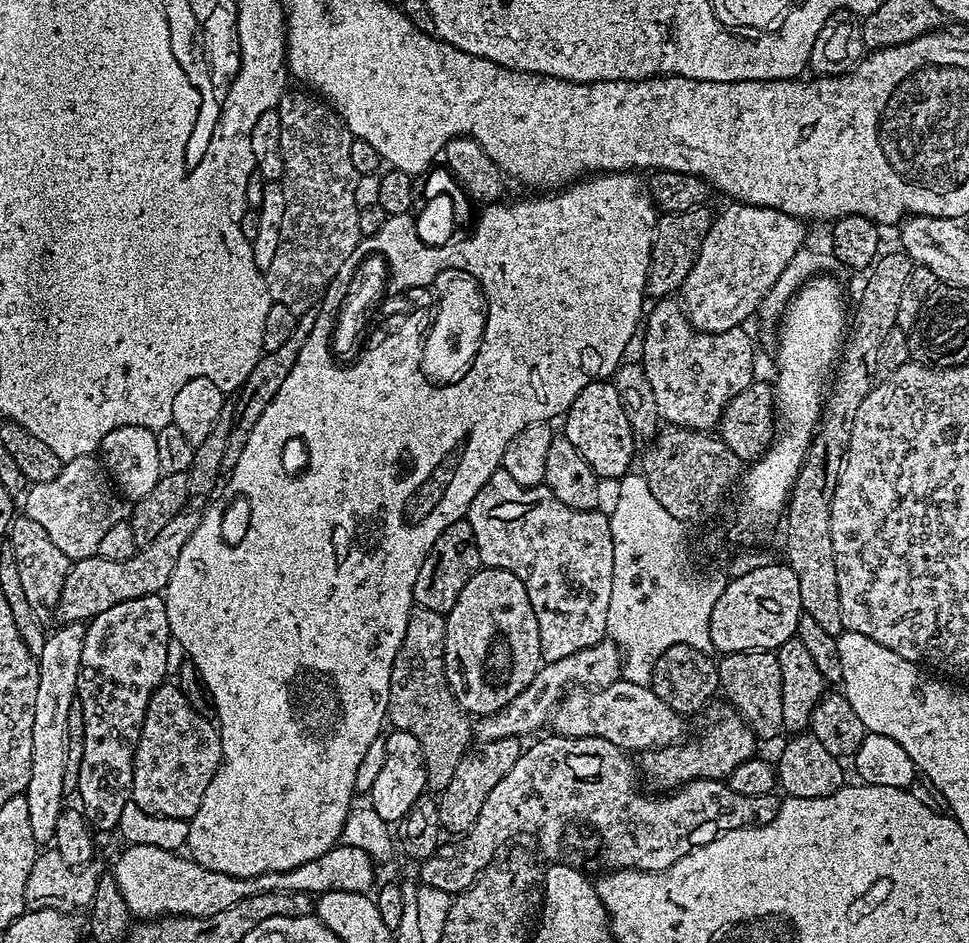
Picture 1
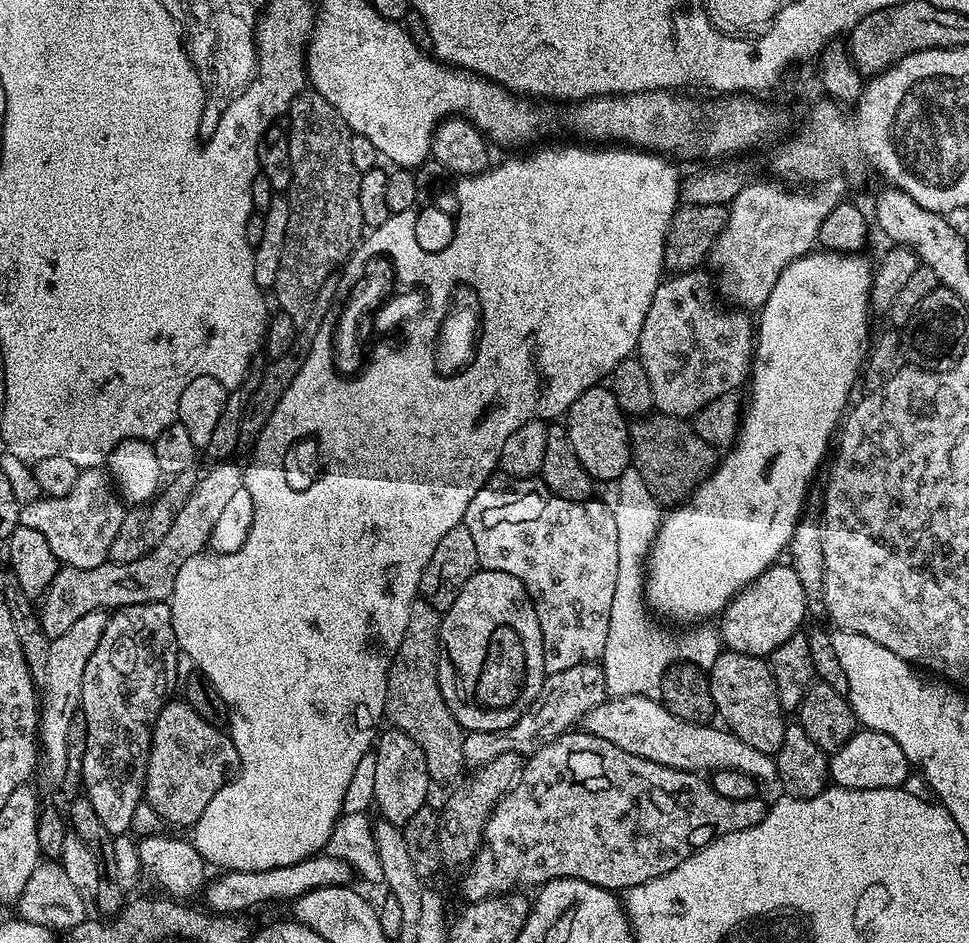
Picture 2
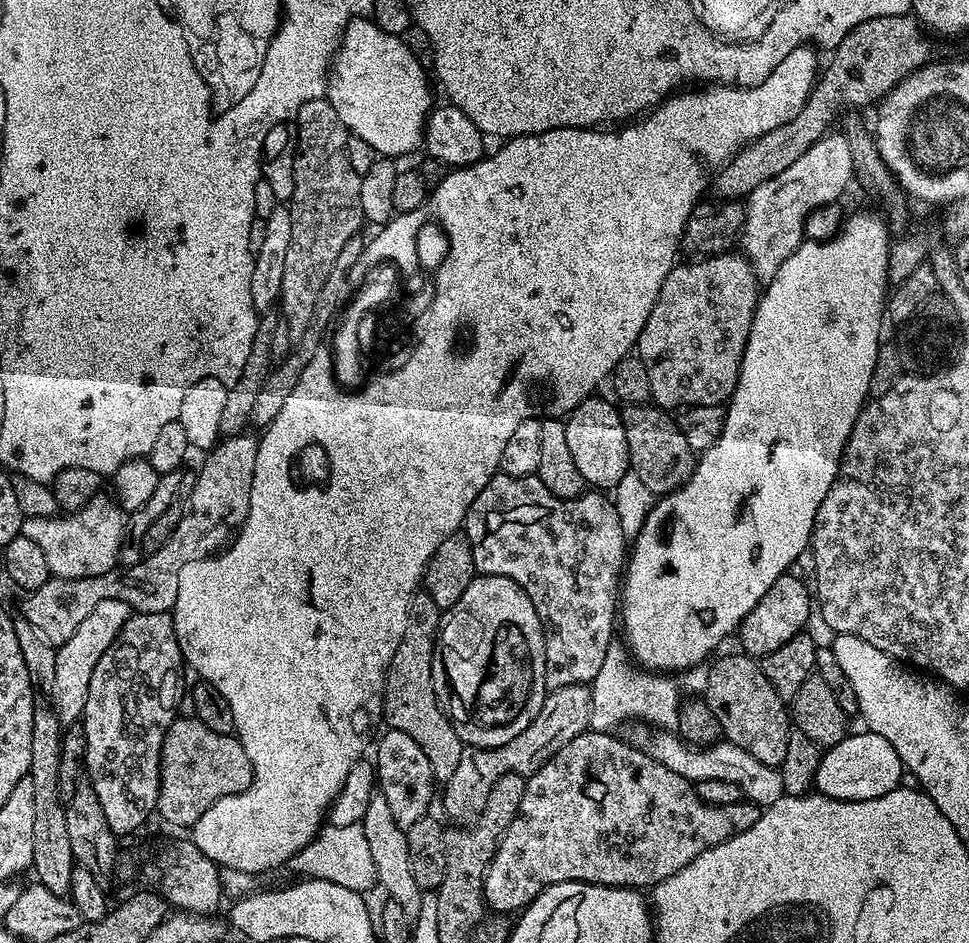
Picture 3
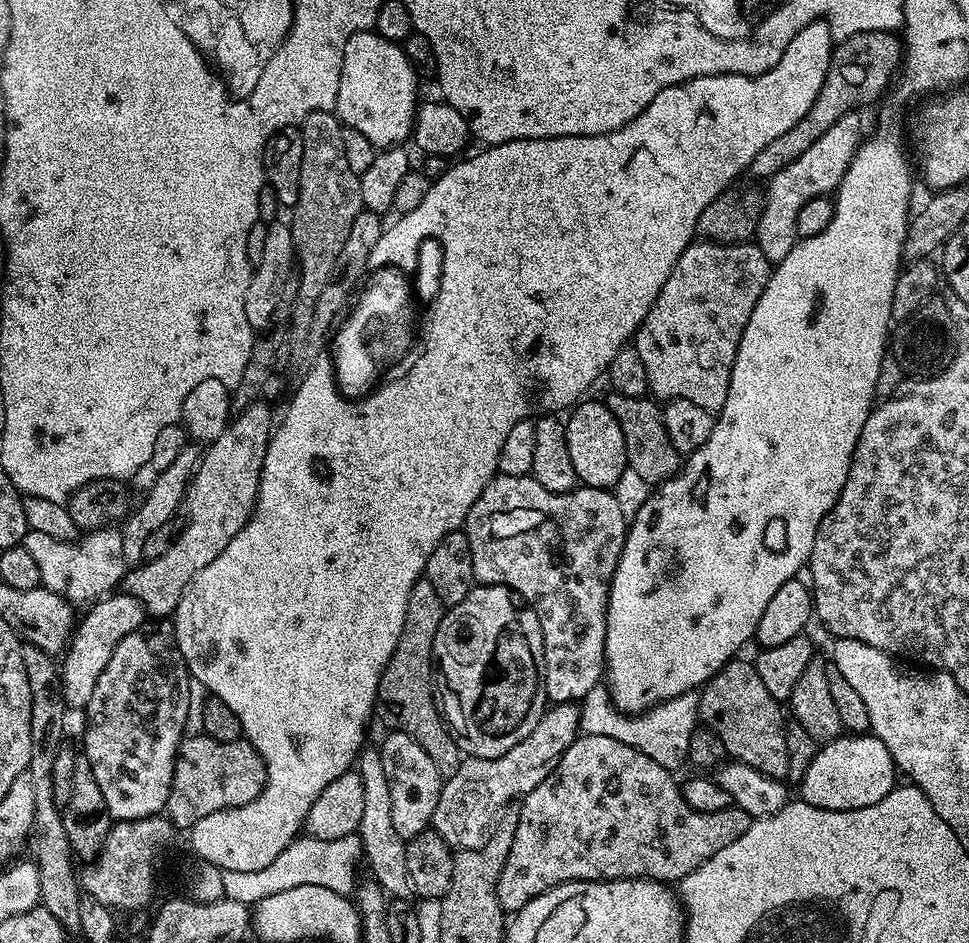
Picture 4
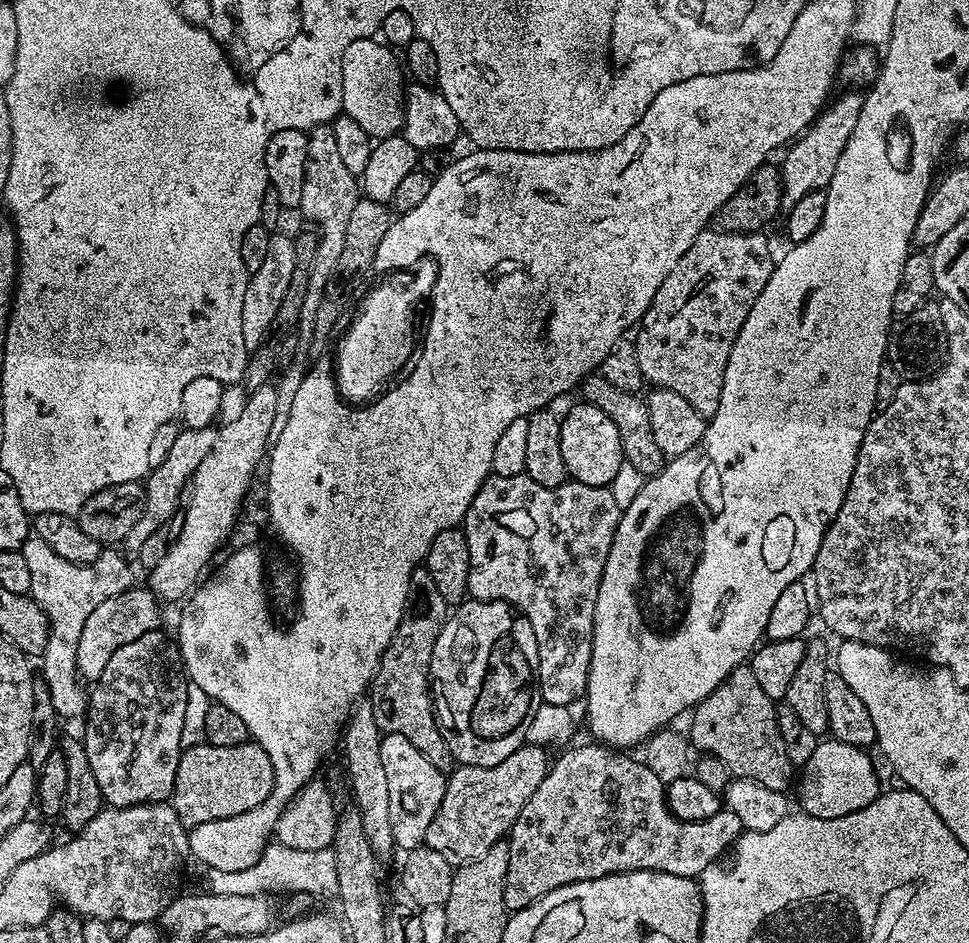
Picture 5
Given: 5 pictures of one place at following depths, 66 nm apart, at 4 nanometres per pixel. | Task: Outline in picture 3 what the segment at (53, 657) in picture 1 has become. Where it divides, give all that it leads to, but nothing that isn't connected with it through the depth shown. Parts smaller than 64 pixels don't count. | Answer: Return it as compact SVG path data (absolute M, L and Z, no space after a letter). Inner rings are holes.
M98 602L90 614L74 630L74 634L65 644L56 648L57 662L55 663L54 680L50 684L52 699L50 705L57 715L61 726L77 723L84 715L86 698L90 690L90 676L94 674L94 666L98 666L98 660L114 642L114 638L122 630L122 626L128 621L130 610L126 602Z

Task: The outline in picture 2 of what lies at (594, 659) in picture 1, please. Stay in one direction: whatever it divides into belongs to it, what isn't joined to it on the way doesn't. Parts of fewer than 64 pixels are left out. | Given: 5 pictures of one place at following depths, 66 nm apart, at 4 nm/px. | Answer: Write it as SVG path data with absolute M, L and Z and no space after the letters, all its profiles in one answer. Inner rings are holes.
M599 663L580 664L576 668L553 672L544 681L544 689L535 704L505 732L469 732L464 737L464 762L479 766L507 752L531 754L571 732L583 721L585 712L594 710L606 699L604 674Z

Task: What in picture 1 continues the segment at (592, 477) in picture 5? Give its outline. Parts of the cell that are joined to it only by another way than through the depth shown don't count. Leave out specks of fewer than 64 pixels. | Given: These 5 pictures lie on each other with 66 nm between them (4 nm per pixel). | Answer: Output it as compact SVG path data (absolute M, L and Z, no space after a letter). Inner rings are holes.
M608 380L590 382L590 386L586 386L586 390L582 390L578 398L574 398L562 417L562 423L563 436L574 442L574 450L578 450L578 454L582 454L586 462L590 462L597 477L616 482L630 472L638 440L632 435L632 427L626 418L626 410L615 383Z

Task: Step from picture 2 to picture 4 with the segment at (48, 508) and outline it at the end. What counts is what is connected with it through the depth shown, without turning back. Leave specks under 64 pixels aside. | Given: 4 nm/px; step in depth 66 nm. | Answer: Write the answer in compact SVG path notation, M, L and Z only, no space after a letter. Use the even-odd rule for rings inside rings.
M117 527L89 529L83 536L79 542L67 542L29 529L24 536L22 546L34 558L43 587L71 601L76 596L84 596L85 600L92 602L92 592L96 592L101 599L100 588L105 588L111 593L115 585L116 587L119 585L128 571L128 565L122 550L123 533Z

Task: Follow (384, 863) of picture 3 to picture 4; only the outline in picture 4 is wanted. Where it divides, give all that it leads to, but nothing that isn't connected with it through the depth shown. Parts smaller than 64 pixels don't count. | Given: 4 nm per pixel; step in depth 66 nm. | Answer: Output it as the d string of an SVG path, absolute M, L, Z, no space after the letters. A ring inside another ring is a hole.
M368 746L360 752L354 768L360 773L363 789L363 811L358 835L364 847L363 859L368 860L371 879L375 880L392 898L409 895L410 885L406 870L406 841L394 830L394 818L390 818L390 782L386 782L386 770L382 767L380 749Z

